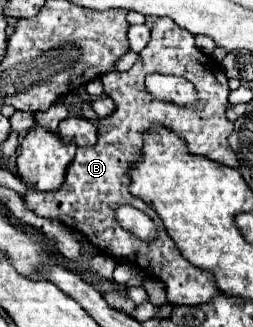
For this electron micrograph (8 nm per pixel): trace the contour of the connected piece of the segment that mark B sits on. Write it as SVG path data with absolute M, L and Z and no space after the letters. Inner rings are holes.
M147 16L145 22L151 30L149 44L141 50L141 60L133 64L127 72L107 72L101 76L101 82L105 86L105 92L109 98L115 100L117 110L103 118L99 124L99 142L95 146L83 146L77 148L75 160L67 166L65 182L61 188L51 192L39 192L31 184L27 184L27 194L23 196L25 206L43 218L53 218L69 226L71 230L83 234L89 244L93 244L99 252L111 256L113 260L123 260L127 264L137 266L143 274L153 276L165 284L167 298L171 304L205 304L213 300L221 290L217 288L213 274L203 272L203 268L197 268L189 264L175 248L175 242L167 236L167 230L161 222L161 218L155 212L155 224L161 224L159 236L155 242L145 244L139 238L127 234L121 226L115 222L115 210L121 204L131 204L139 208L141 212L151 212L151 208L135 198L129 192L131 176L129 170L133 164L143 160L143 134L153 124L163 124L171 132L175 132L179 138L187 142L187 148L191 154L205 156L209 160L215 160L225 166L237 168L237 156L227 144L227 136L233 132L233 122L225 116L229 106L229 86L227 76L217 68L215 60L211 56L205 56L195 46L195 36L191 32L185 32L181 26L173 24L167 16ZM145 74L171 74L171 76L183 76L191 80L199 92L199 108L189 110L175 104L153 100L145 92Z

